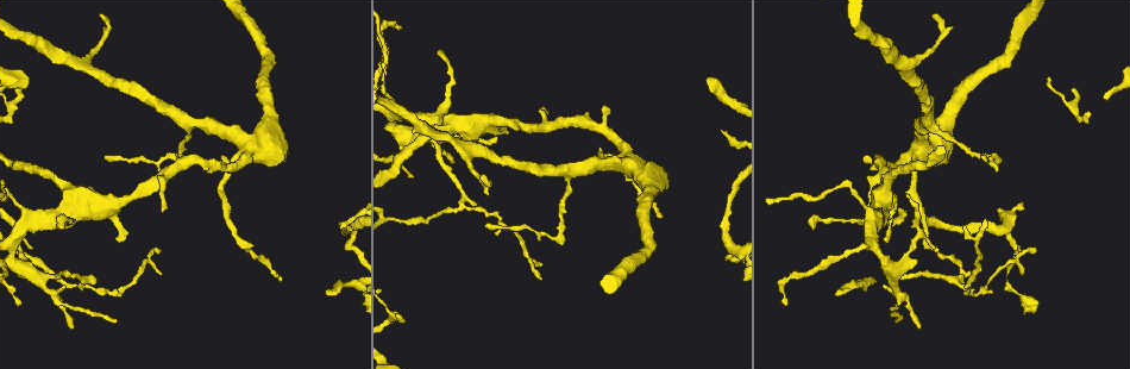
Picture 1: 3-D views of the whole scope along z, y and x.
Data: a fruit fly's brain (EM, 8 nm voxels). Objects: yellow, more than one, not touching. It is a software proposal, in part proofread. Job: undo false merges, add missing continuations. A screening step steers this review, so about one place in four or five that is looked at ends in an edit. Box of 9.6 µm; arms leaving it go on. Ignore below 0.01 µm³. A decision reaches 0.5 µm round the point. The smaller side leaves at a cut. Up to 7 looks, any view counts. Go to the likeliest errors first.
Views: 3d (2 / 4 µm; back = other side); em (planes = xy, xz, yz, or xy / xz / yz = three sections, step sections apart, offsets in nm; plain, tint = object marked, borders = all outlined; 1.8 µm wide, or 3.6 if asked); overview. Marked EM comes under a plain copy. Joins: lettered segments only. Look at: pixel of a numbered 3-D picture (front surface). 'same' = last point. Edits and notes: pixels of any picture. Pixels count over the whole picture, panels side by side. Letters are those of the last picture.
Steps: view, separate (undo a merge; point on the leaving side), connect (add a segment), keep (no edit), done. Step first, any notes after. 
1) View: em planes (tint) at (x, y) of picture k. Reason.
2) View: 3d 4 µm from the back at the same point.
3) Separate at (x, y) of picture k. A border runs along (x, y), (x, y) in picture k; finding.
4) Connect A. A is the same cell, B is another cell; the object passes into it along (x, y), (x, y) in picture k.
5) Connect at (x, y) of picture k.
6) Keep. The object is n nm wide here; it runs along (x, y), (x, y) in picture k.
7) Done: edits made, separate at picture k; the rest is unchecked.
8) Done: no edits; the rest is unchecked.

View: 3d 4 µm at (399, 314) of picture 1. Tapers out.

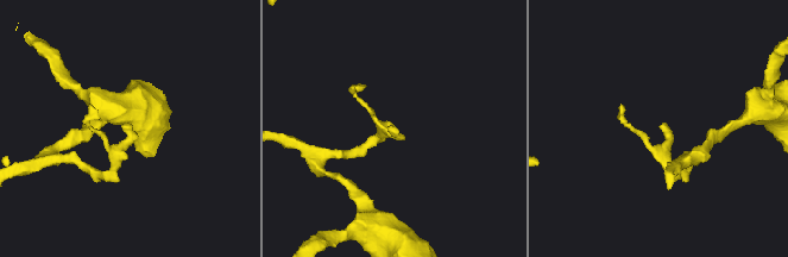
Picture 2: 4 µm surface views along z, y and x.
View: em planes (tint) at (660, 125) of picture 2. Now the EM.

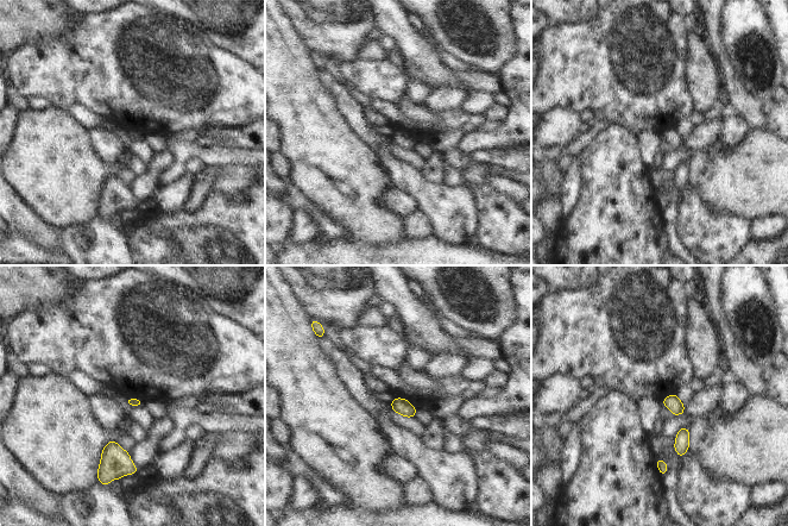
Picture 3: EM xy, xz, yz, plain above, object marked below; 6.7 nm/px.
View: em planes (borders) at the same point.

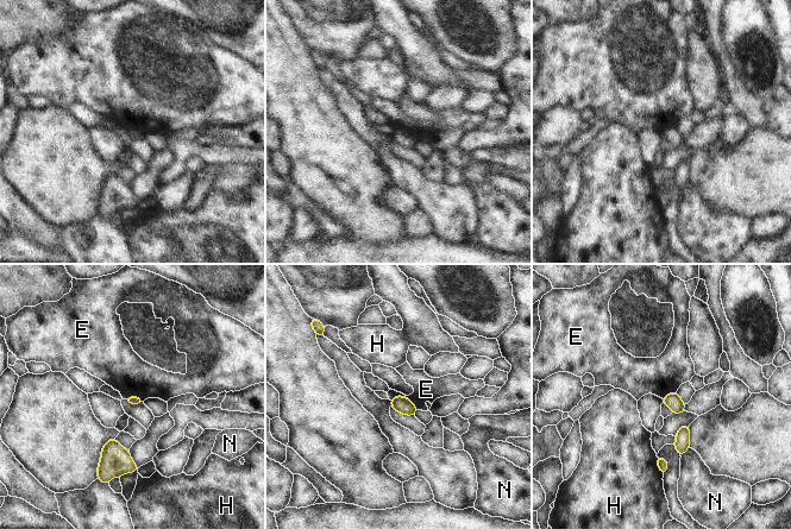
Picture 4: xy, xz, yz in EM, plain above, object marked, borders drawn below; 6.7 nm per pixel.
Keep. E, H and N are other cells; a border runs along (390, 400), (405, 396), (418, 409) in picture 4; no lettered segment goes on from it.

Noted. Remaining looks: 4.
View: 3d 4 µm at (624, 160) of picture 1. Thick turns thin.

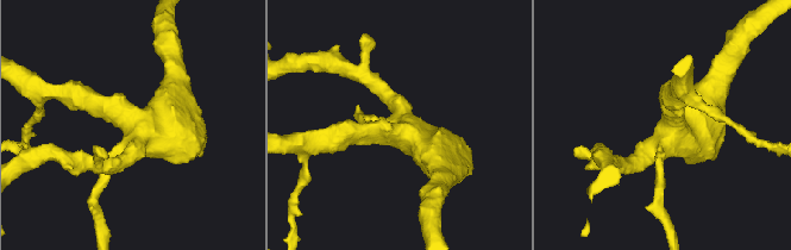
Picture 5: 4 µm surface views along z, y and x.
View: em 3.6 µm planes (borders) at (663, 145) of picture 5. Shape alone is not enough.

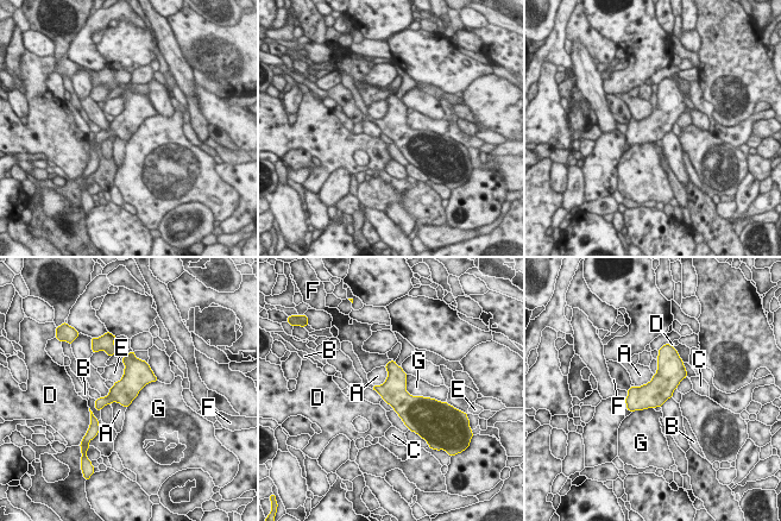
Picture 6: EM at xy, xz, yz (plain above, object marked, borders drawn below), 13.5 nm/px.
Keep. A, B, C, D, E, F and G are other cells; a border runs along (385, 366), (386, 378), (375, 385) in picture 6; continuous, no second neuron.

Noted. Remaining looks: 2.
View: 3d 4 µm at (53, 295) of picture 1. Branch point.

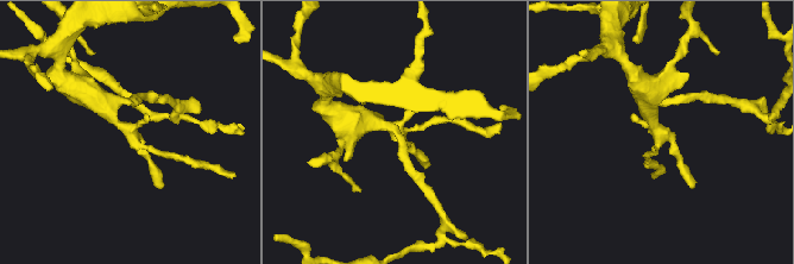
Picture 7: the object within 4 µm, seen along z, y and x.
View: em planes (borders) at (657, 134) of picture 7. Shape alone is not enough.

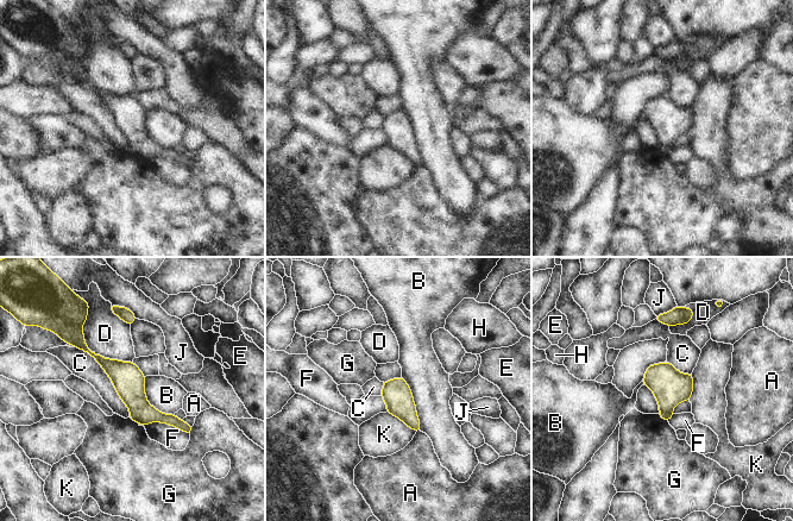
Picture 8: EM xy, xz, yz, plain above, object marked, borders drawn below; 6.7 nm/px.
Keep. A, B, C, D, E, F, G, H, J and K are other cells; it runs along (79, 344), (151, 414), (189, 428) in picture 8; continuous, no second neuron.

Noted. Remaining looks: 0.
Done: no edits; the rest is unchecked.

